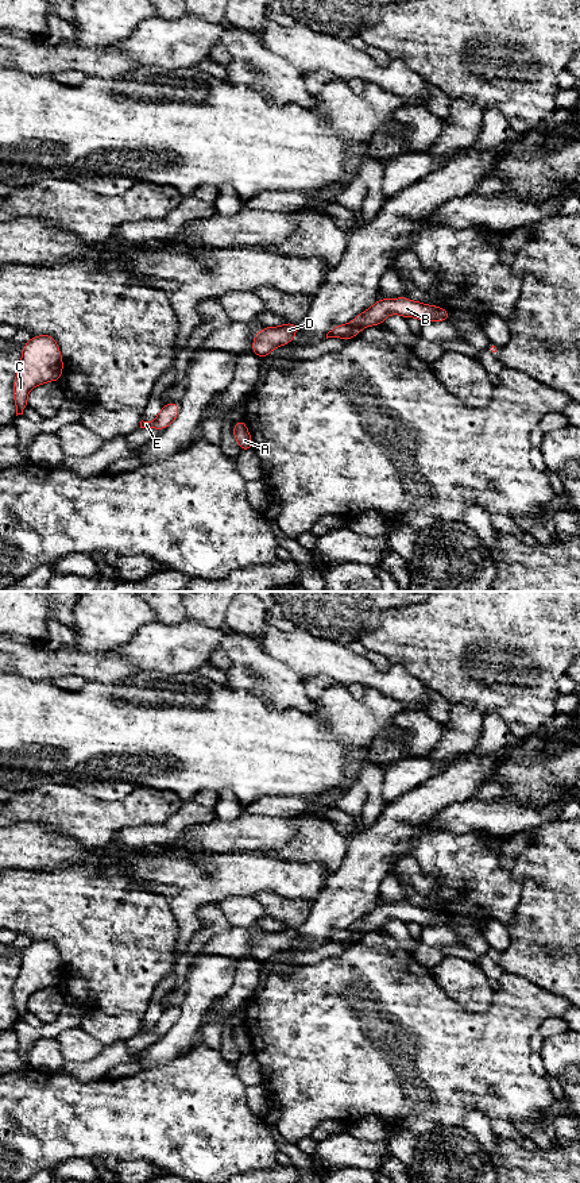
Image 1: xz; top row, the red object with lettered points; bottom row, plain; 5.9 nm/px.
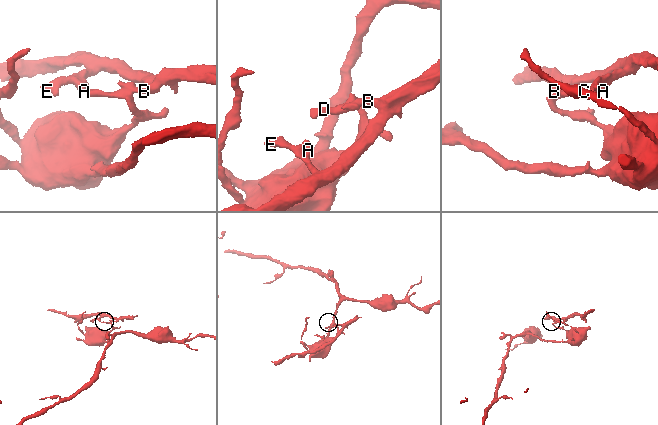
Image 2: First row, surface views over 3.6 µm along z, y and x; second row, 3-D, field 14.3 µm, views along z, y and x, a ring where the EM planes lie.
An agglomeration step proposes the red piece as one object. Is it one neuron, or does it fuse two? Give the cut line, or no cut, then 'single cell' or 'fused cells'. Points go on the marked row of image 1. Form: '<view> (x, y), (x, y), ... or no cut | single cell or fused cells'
xz (364, 312), (364, 320), (359, 331) | fused cells

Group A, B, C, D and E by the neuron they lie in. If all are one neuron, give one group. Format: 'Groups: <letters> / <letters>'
Groups: A B E / C D

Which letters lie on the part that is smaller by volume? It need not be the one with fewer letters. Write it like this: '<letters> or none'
A, B, E

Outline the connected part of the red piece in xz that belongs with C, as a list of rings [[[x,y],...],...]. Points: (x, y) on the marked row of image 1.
[[[50,335],[32,336],[22,350],[20,367],[13,382],[16,416],[23,415],[30,390],[38,385],[59,381],[63,370],[62,355]]]

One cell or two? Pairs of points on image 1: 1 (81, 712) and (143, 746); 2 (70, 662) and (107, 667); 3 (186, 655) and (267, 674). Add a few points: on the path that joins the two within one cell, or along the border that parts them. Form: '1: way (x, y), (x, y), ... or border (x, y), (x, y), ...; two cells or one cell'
1: way (96, 727), (100, 731), (128, 731); one cell
2: way (80, 663), (97, 667); one cell
3: way (207, 640), (227, 640), (247, 658); one cell

